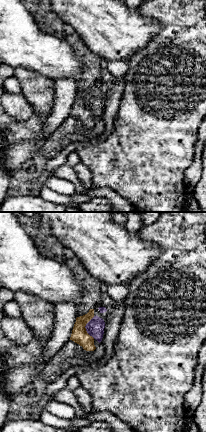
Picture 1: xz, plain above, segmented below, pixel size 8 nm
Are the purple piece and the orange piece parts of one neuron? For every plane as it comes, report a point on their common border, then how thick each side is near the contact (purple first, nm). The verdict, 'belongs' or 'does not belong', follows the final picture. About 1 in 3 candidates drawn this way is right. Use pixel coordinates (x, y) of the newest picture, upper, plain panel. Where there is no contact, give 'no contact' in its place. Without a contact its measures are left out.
meets purple at (85, 103); 140 nm thick on the purple side, 130 nm on the other

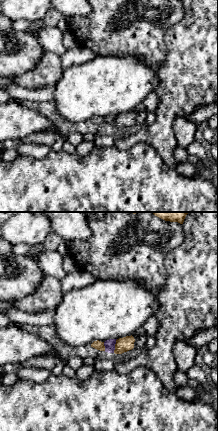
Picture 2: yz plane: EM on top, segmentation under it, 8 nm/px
meets purple at (114, 122); 80 nm thick on the purple side, 120 nm on the other

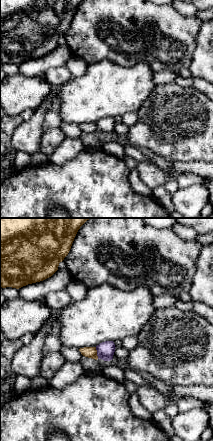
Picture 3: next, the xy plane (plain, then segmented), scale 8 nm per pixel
meets purple at (97, 129); 140 nm thick on the purple side, 90 nm on the other

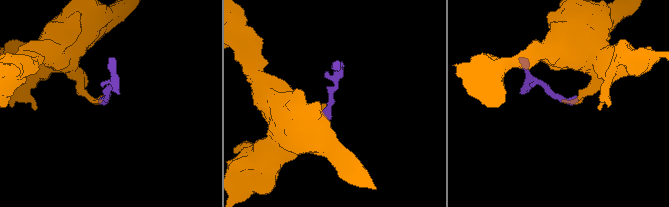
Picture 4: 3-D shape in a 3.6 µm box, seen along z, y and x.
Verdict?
does not belong

